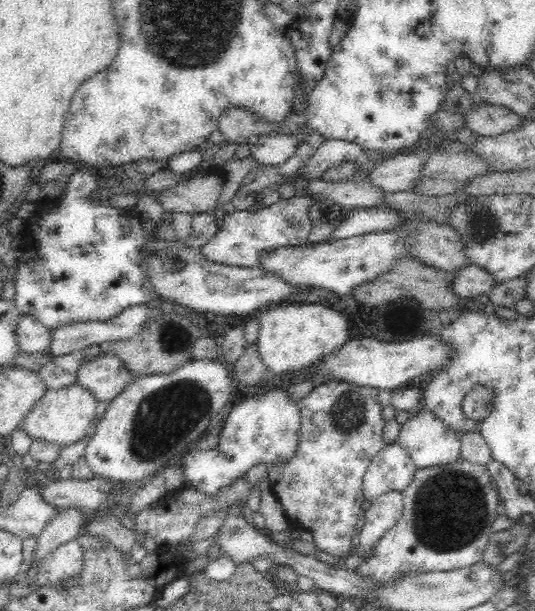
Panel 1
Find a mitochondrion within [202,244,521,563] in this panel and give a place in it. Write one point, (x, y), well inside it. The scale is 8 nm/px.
(450, 510)

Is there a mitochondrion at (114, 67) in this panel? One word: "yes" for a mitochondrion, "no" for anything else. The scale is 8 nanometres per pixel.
no

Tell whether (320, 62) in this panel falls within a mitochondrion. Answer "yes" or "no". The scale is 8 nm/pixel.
no

